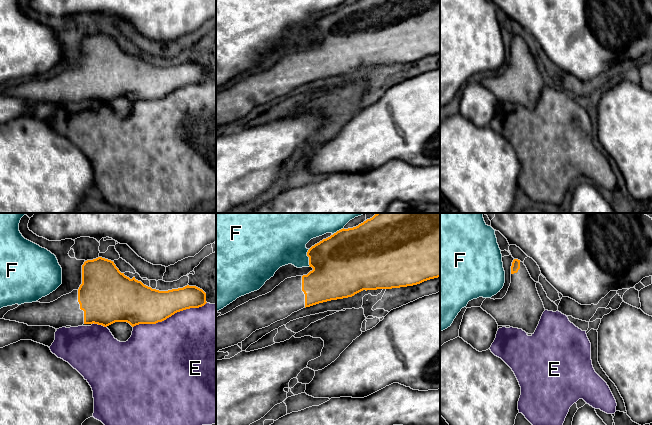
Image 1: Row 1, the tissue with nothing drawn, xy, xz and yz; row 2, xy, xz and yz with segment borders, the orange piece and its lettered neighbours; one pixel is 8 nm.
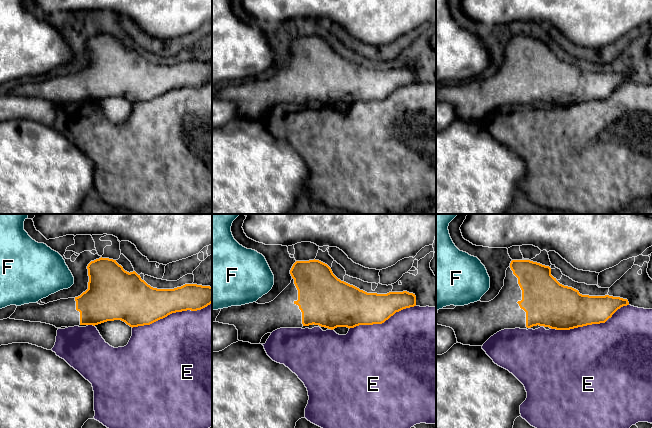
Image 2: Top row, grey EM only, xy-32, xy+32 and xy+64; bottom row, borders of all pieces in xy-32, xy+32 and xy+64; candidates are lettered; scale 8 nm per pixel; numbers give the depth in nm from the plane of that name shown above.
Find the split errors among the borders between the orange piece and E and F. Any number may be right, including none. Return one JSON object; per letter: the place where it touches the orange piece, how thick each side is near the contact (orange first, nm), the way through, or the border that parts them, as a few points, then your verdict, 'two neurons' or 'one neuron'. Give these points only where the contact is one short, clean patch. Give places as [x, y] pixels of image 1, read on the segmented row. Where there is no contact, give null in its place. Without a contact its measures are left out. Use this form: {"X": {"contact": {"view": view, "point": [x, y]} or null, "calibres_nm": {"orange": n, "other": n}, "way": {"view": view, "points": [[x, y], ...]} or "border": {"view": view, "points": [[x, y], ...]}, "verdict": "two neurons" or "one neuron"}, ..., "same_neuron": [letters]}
{"E": {"contact": {"view": "xy", "point": [169, 316]}, "calibres_nm": {"orange": 300, "other": 480}, "verdict": "two neurons"}, "F": {"contact": {"view": "xz", "point": [309, 258]}, "calibres_nm": {"orange": 440, "other": 380}, "verdict": "two neurons"}, "same_neuron": []}

